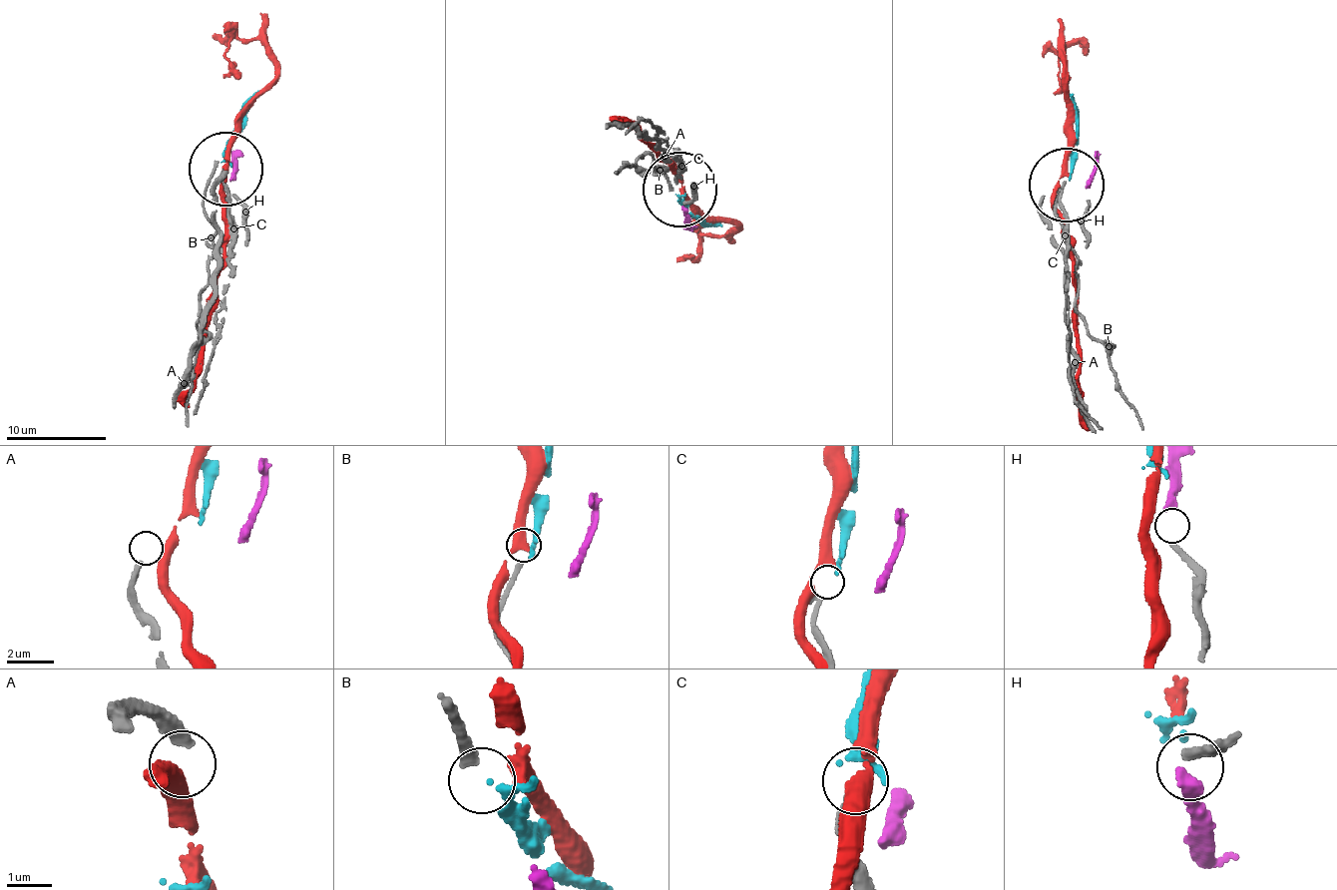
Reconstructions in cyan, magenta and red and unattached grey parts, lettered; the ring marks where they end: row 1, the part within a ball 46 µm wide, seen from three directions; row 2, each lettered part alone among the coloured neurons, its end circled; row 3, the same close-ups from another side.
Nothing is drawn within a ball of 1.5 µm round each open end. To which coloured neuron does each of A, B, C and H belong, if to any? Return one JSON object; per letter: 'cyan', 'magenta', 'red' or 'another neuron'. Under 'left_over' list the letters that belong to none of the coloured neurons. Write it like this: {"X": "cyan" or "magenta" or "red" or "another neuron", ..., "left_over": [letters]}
{"A": "another neuron", "B": "another neuron", "C": "cyan", "H": "magenta", "left_over": ["A", "B"]}

